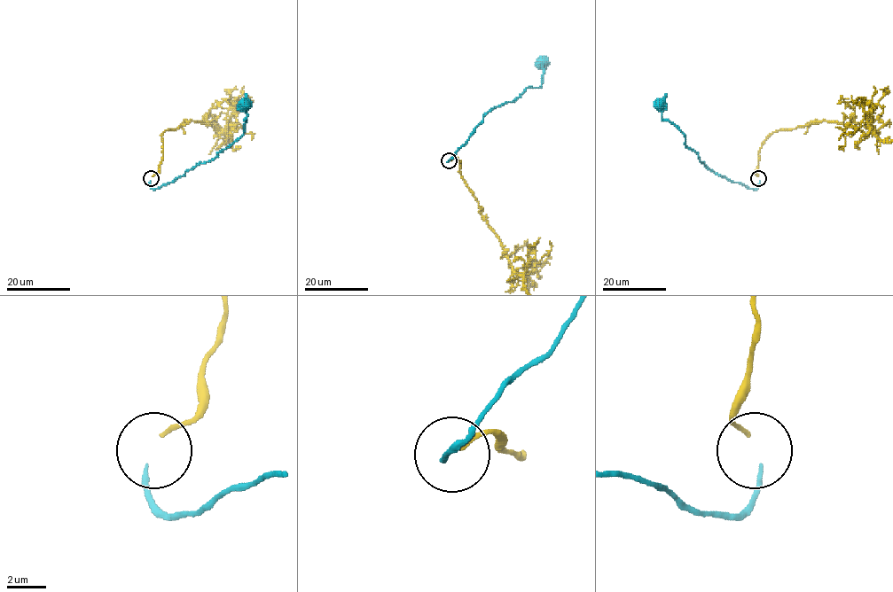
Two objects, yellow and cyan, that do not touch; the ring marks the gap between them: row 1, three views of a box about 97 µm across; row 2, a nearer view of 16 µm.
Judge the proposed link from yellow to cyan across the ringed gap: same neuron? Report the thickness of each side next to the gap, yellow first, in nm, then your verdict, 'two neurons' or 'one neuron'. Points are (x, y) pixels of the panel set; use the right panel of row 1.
240 nm thick on the yellow side, 240 nm on the other; one neuron

